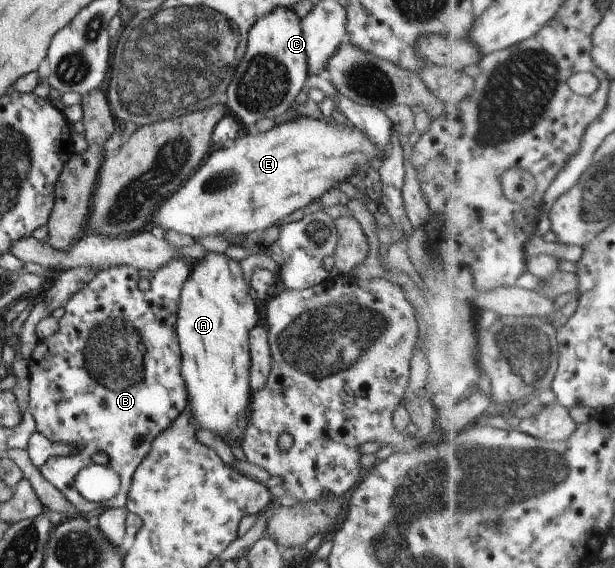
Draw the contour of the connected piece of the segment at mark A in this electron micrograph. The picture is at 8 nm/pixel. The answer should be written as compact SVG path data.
M207 252L206 256L197 261L190 263L190 274L187 281L181 286L180 298L178 303L178 310L176 313L176 322L174 325L175 335L178 341L178 352L179 352L179 373L180 378L184 383L184 390L186 393L186 410L188 411L188 420L194 423L196 430L209 430L211 434L215 434L217 438L222 439L226 442L226 437L229 433L233 432L239 424L239 418L241 416L247 416L251 391L249 385L250 380L250 353L248 350L248 335L250 331L256 326L258 319L257 310L253 300L247 294L247 280L243 280L241 277L241 270L238 266L238 262L234 262L225 258L223 254L215 254Z

